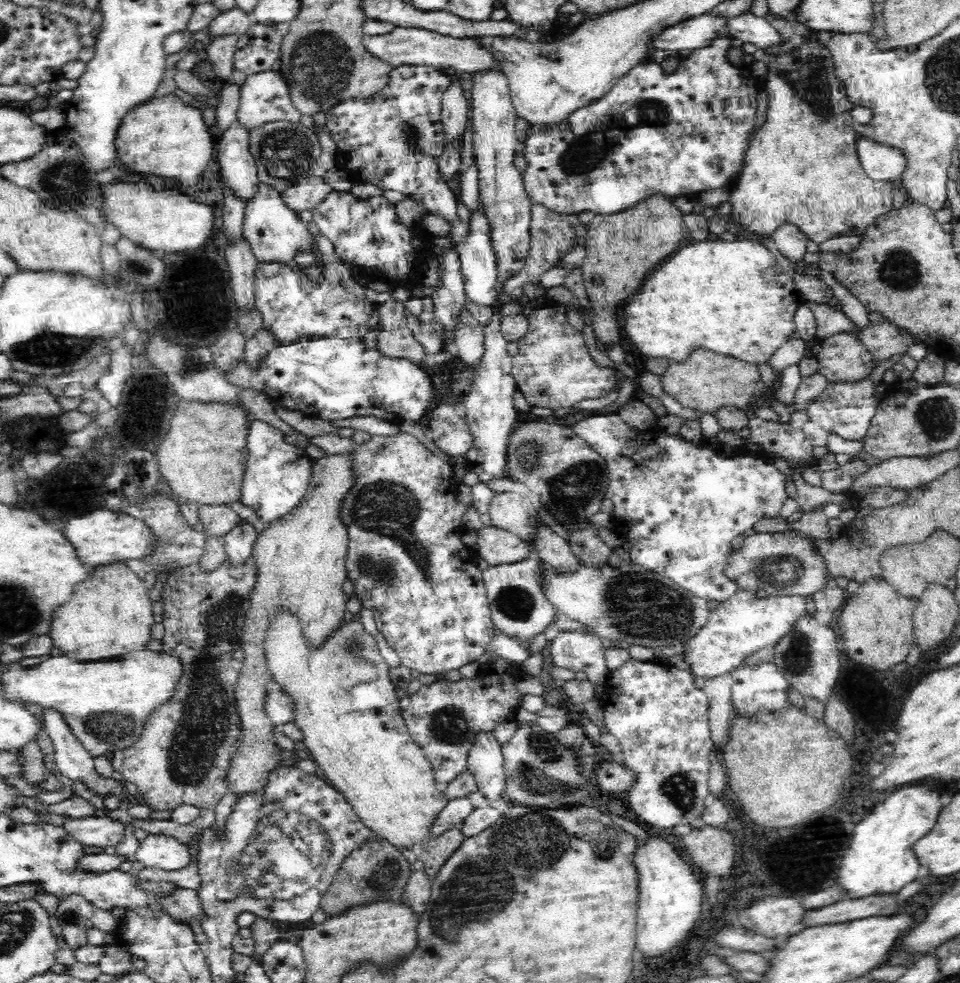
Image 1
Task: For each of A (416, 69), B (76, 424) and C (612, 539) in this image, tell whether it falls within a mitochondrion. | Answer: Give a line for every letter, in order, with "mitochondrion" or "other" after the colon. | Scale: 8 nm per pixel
A: other
B: other
C: other

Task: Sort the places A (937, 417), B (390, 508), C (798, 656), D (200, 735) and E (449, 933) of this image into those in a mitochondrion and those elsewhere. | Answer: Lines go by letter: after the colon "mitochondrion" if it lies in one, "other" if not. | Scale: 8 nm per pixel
A: mitochondrion
B: mitochondrion
C: mitochondrion
D: mitochondrion
E: mitochondrion

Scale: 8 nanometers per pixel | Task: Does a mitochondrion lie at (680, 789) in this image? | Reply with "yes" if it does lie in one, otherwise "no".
yes

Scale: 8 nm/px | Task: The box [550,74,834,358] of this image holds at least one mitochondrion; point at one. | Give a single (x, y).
(585, 151)

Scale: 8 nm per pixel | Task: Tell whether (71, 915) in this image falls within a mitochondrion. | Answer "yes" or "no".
yes

